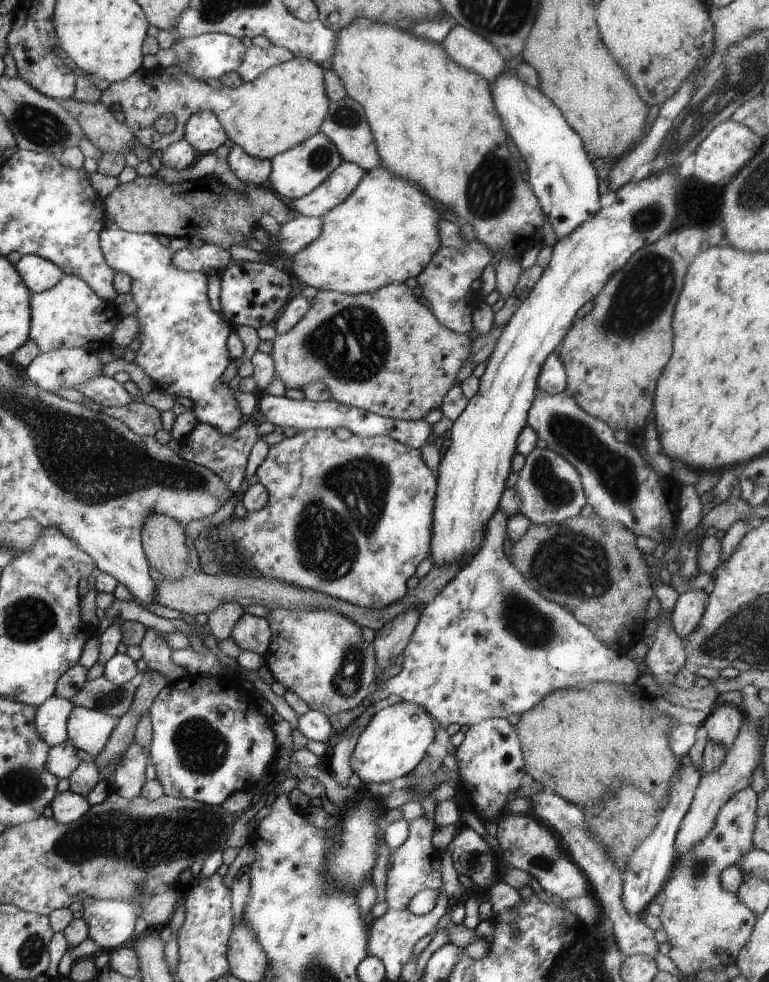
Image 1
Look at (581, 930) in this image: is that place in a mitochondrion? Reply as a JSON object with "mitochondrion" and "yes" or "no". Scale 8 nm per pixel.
{"mitochondrion":"no"}

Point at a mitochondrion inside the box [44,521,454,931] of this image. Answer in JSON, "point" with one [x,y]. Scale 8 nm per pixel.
{"point":[139,841]}

